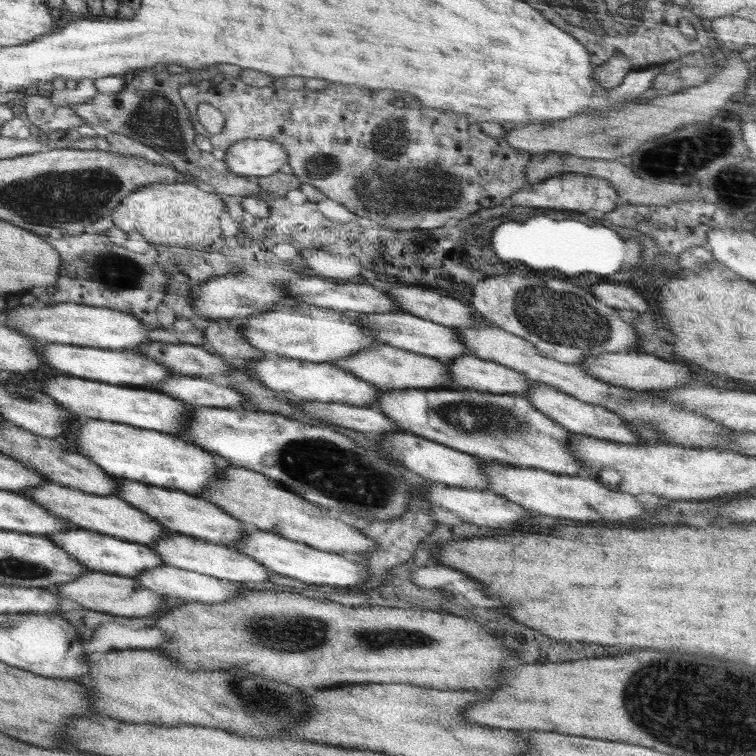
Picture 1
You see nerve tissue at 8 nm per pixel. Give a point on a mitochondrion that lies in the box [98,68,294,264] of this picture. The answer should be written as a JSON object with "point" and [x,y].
{"point":[155,119]}

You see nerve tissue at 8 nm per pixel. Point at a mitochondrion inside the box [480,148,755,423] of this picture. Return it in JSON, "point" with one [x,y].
{"point":[565,319]}

